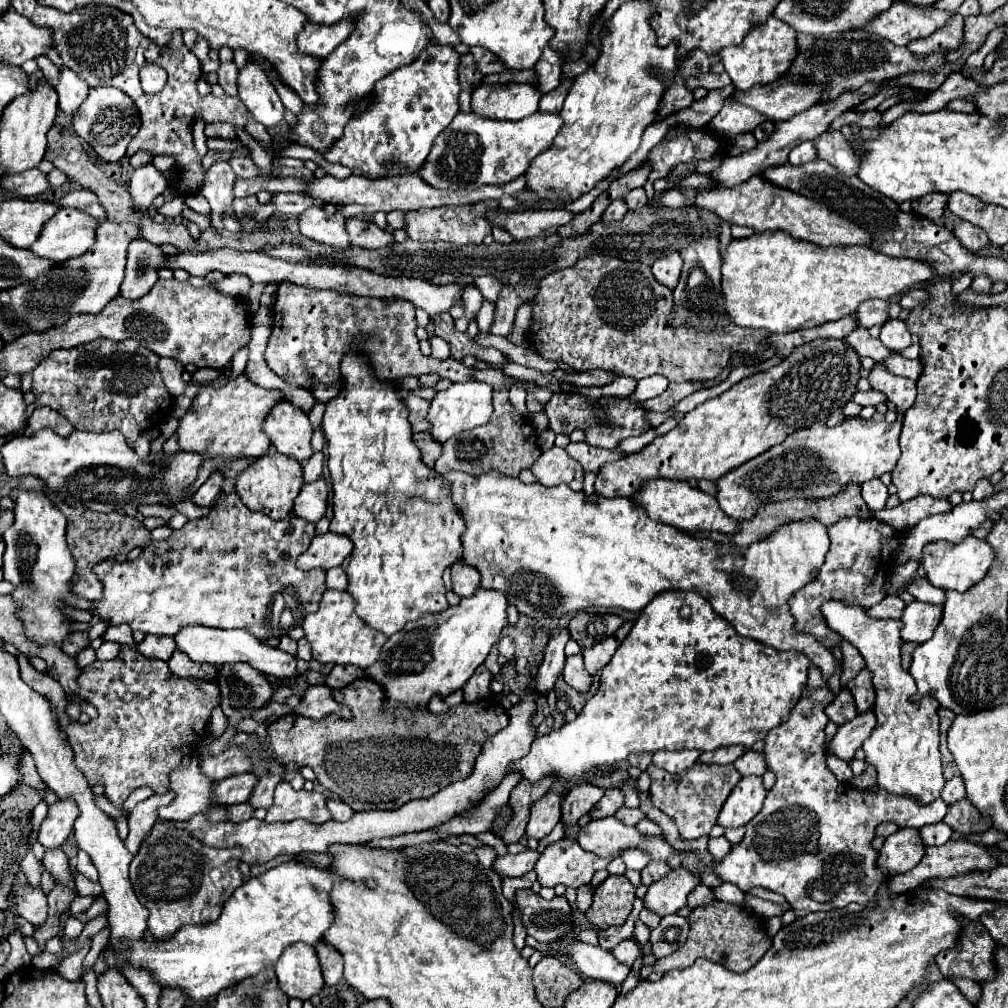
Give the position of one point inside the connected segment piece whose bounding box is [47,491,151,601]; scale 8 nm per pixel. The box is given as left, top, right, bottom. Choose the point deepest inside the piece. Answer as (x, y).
(93, 536)

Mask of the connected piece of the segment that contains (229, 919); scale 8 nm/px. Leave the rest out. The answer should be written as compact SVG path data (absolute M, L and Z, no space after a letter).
M295 855L237 887L217 921L185 925L169 941L135 941L127 959L133 965L151 969L163 987L181 987L191 1001L203 1001L249 975L273 969L285 947L321 941L335 919L329 893L339 881L345 881L345 877L331 869L309 865Z

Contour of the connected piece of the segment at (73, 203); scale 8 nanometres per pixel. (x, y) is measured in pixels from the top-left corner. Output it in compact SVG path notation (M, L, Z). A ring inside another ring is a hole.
M75 189L75 191L67 193L65 197L53 201L53 203L61 205L61 207L83 209L83 211L87 211L89 215L93 215L93 217L97 217L97 219L99 219L99 217L105 219L105 209L101 207L101 203L97 203L97 195L93 193L93 191L89 191L89 189Z

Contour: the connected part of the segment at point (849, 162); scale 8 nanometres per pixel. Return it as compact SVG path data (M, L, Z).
M827 131L821 137L817 137L813 143L823 161L831 163L835 169L839 169L847 177L857 175L861 159L839 131L833 131L833 133Z

